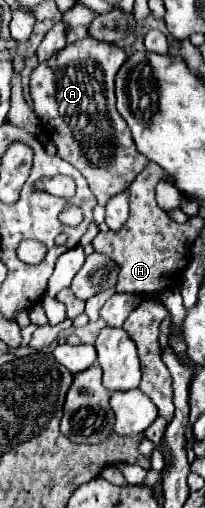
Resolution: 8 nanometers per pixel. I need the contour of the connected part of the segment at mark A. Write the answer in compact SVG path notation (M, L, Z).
M92 36L72 42L60 52L56 52L50 60L44 60L38 64L38 68L30 76L30 94L34 102L34 112L44 124L46 132L50 134L52 142L58 148L58 156L70 162L86 180L90 190L94 192L100 206L104 206L114 194L128 190L128 186L134 182L134 178L148 166L146 156L142 156L134 148L132 134L122 120L122 116L116 110L116 94L114 94L114 78L120 70L120 66L126 62L128 54L124 48L96 40Z

